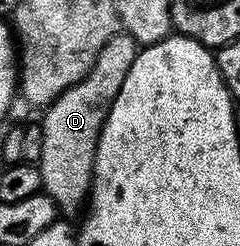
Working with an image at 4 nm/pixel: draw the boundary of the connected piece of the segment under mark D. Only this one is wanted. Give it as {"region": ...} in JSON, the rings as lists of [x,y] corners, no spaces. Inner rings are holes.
{"region":[[[125,34],[113,36],[100,50],[92,70],[88,70],[76,86],[68,86],[68,90],[41,113],[44,150],[40,150],[37,166],[42,191],[54,199],[54,205],[63,217],[74,218],[78,211],[81,213],[87,207],[94,183],[98,139],[116,102],[116,94],[120,94],[120,86],[124,86],[124,78],[128,78],[128,70],[132,70],[132,62],[136,62],[139,51],[139,45],[132,37]]]}

